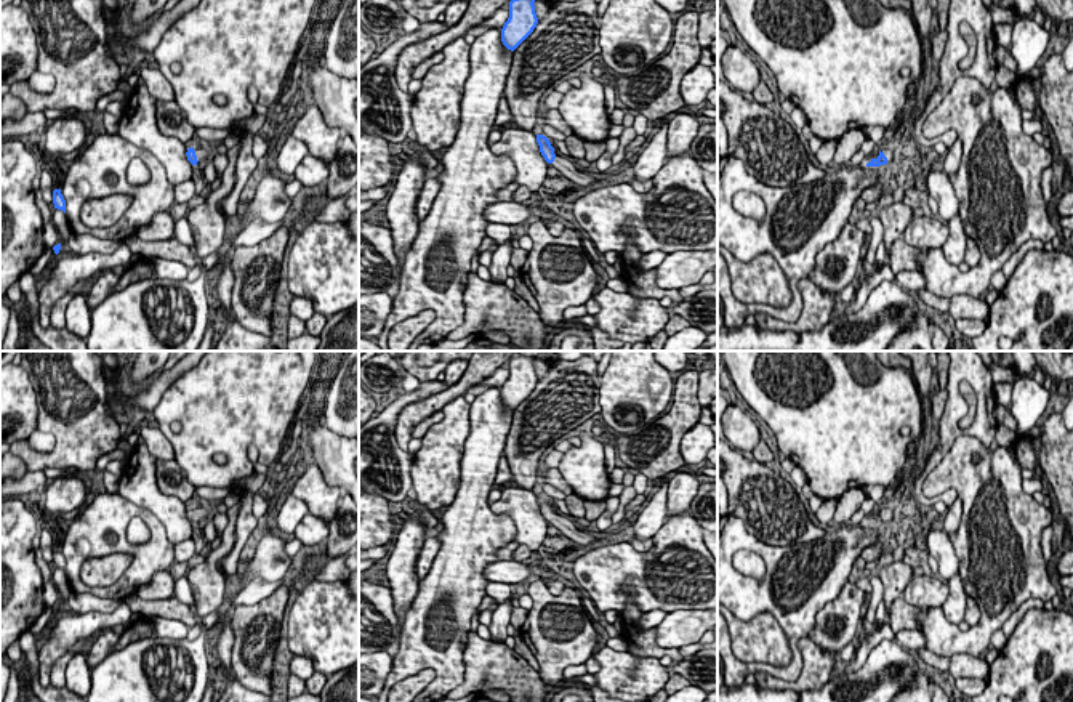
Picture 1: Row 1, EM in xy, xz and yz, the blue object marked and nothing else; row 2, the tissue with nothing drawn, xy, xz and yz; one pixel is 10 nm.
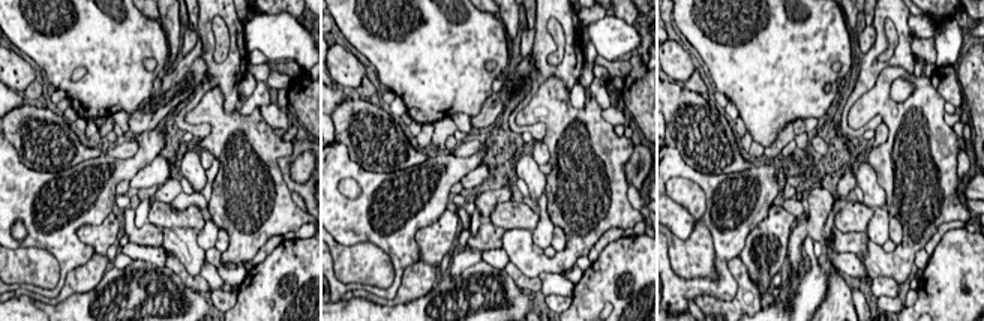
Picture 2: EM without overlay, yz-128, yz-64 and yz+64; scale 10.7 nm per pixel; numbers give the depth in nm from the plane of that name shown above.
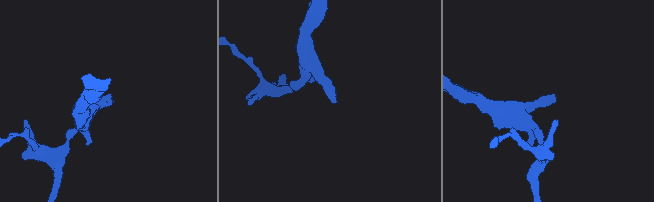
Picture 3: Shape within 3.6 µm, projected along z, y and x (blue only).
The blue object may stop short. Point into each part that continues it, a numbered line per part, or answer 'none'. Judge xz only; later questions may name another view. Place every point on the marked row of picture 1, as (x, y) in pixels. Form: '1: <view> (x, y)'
1: xz (562, 164)

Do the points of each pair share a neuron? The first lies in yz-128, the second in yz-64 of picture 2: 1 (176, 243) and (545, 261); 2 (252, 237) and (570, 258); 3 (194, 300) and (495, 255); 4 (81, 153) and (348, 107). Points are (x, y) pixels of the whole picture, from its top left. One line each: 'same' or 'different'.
1: same
2: same
3: different
4: same

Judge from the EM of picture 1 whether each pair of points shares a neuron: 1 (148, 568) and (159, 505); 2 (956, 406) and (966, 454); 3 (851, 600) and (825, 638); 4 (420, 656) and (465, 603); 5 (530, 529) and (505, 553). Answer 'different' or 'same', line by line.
1: different
2: different
3: same
4: same
5: different

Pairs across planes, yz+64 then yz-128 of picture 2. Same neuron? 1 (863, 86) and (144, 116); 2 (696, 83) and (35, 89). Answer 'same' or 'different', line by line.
1: different
2: same

